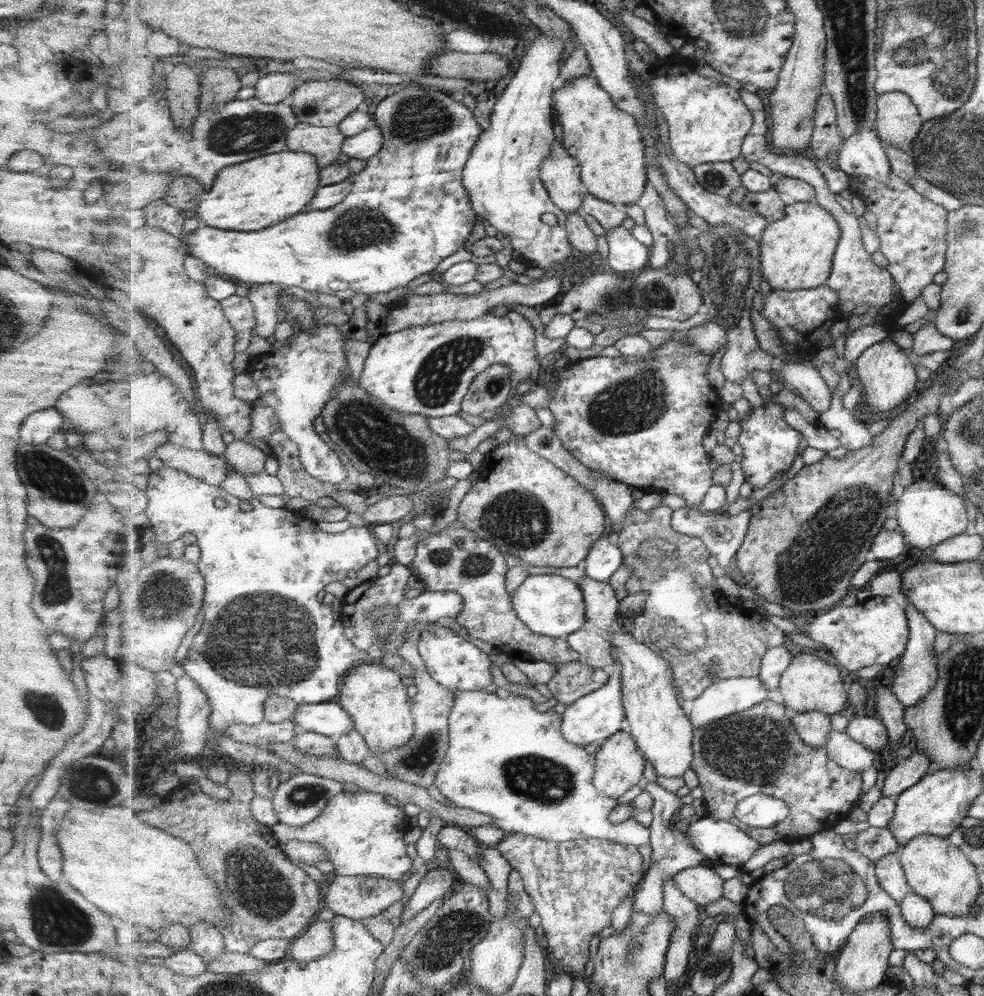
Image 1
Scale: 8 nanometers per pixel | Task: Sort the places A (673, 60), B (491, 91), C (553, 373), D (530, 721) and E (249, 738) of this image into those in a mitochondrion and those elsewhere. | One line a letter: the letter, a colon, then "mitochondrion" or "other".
A: other
B: other
C: other
D: other
E: other

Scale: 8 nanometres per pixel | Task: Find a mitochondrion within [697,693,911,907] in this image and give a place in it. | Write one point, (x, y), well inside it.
(756, 752)

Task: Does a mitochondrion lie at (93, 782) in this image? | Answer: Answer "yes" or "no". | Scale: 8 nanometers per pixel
yes

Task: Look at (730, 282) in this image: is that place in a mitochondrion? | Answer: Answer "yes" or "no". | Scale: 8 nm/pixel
yes

